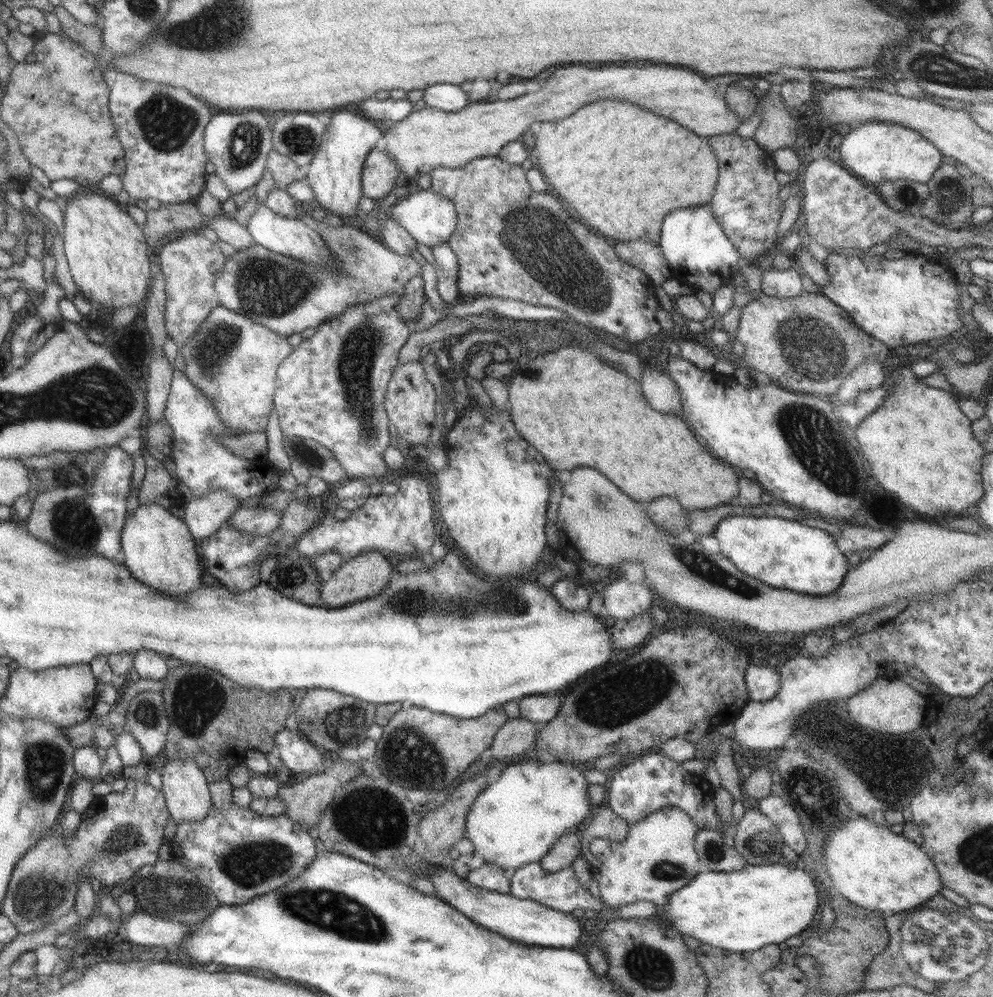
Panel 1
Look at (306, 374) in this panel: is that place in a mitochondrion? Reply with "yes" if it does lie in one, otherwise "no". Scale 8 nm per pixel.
no

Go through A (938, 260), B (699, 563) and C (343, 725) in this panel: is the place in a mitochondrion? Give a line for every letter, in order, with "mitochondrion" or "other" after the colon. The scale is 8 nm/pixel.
A: other
B: mitochondrion
C: mitochondrion

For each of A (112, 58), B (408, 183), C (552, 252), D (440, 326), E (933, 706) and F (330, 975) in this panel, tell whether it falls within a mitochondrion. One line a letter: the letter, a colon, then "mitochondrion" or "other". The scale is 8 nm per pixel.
A: other
B: other
C: mitochondrion
D: other
E: other
F: other

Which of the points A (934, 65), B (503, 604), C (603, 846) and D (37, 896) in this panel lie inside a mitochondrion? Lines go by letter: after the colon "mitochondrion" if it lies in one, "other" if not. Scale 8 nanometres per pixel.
A: mitochondrion
B: mitochondrion
C: other
D: mitochondrion

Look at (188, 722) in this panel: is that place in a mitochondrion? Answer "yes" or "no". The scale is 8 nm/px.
yes

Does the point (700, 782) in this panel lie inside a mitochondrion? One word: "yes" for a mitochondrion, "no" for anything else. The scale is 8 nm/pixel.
no

